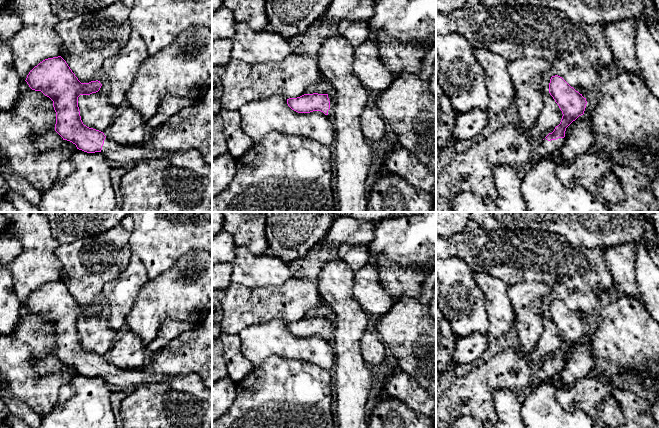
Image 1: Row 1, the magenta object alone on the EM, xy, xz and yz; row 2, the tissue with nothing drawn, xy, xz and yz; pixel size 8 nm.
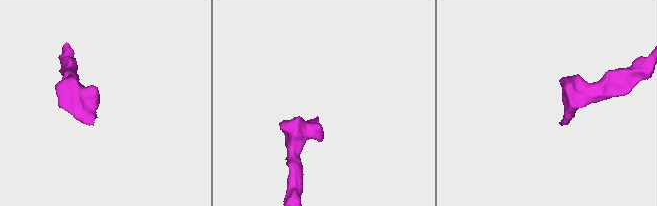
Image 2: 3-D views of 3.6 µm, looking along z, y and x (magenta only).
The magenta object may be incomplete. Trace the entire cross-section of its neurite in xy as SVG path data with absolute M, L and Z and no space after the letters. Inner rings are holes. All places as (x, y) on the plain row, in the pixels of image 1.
M61 280L40 286L29 296L25 305L32 314L41 315L53 325L56 336L55 355L79 374L87 377L101 376L112 388L124 390L161 382L176 375L197 374L204 385L212 390L212 308L197 328L183 332L156 353L149 366L142 369L120 369L103 356L87 351L81 344L78 321L98 316L102 310L100 305L81 307Z

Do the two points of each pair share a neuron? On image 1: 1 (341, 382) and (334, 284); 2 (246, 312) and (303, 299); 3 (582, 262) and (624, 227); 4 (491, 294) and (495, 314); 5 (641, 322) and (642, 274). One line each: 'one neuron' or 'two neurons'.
1: one neuron
2: one neuron
3: two neurons
4: one neuron
5: two neurons

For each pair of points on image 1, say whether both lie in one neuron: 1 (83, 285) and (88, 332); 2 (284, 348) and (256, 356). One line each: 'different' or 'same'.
1: same
2: same

